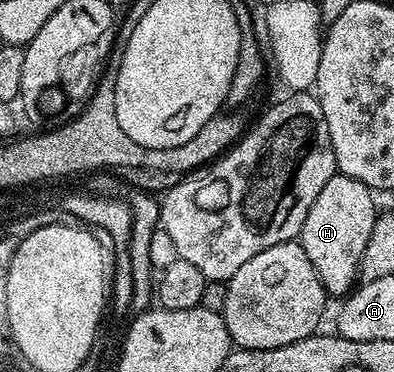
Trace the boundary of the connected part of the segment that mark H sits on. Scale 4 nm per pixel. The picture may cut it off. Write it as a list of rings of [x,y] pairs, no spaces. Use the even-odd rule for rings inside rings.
[[[336,172],[329,183],[321,187],[321,195],[313,199],[313,207],[309,207],[309,215],[305,215],[297,240],[305,255],[309,255],[309,263],[313,263],[323,290],[332,298],[346,298],[356,288],[361,255],[365,255],[365,243],[369,243],[369,231],[373,231],[377,216],[375,197],[365,183]]]

